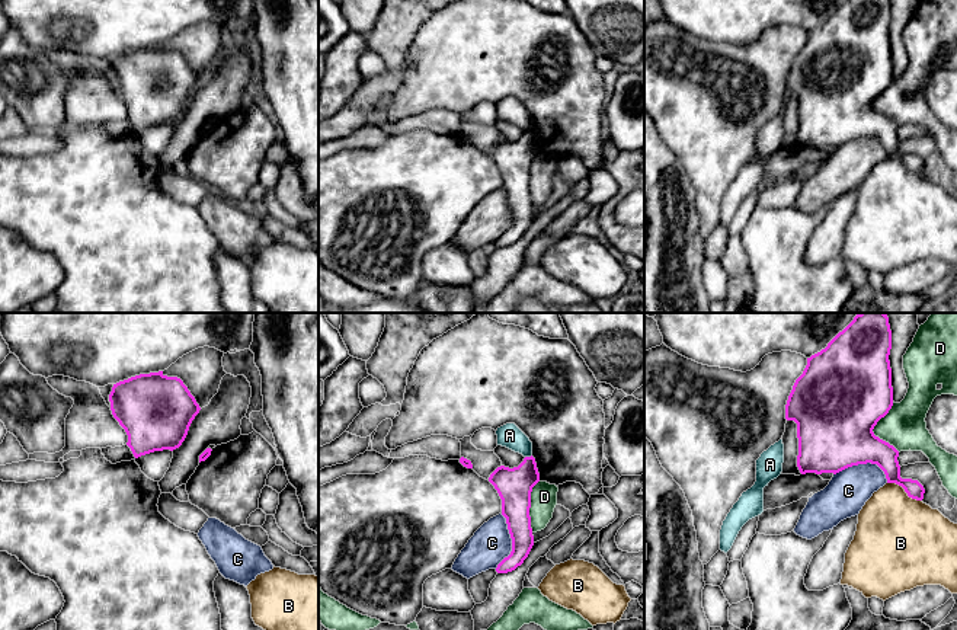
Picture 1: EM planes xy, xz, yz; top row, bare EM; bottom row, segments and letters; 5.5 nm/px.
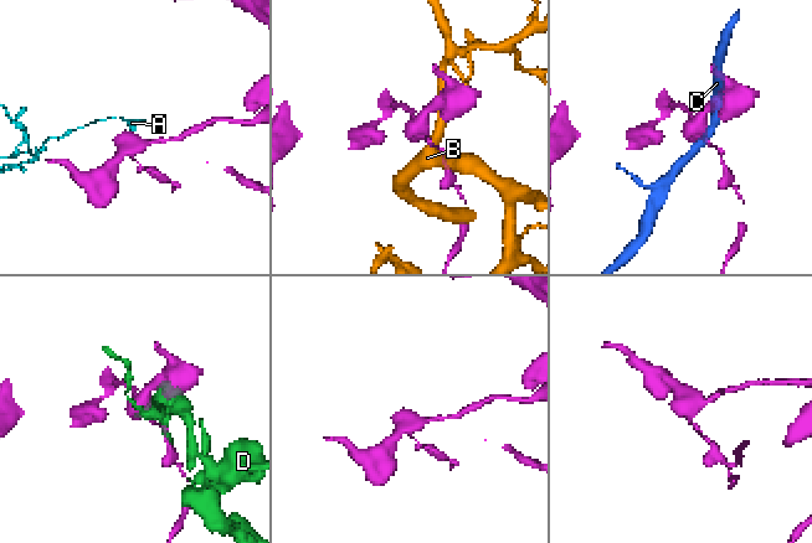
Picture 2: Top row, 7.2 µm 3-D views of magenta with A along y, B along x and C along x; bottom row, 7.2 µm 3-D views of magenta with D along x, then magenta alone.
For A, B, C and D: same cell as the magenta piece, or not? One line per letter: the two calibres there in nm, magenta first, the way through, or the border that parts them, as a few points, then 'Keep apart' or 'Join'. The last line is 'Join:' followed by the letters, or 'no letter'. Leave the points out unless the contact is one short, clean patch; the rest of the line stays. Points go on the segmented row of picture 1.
A: Thickness 190 nm (magenta) against 140 nm. Boundary: xz (531, 454), (525, 457). Keep apart
B: Thickness 140 nm (magenta) against 440 nm. Keep apart
C: Thickness 420 nm (magenta) against 240 nm. Keep apart
D: Thickness 500 nm (magenta) against 240 nm. Keep apart
Join: no letter

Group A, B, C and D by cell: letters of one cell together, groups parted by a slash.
A / B / C / D

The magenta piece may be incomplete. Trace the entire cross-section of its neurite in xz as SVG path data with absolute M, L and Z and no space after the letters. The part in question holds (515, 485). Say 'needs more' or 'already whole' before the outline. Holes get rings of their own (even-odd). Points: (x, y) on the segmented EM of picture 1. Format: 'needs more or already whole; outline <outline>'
already whole; outline M525 457L513 468L500 466L489 477L502 499L502 515L506 518L512 538L512 551L496 567L497 573L515 570L528 557L534 535L531 528L531 492L540 482L535 458Z

